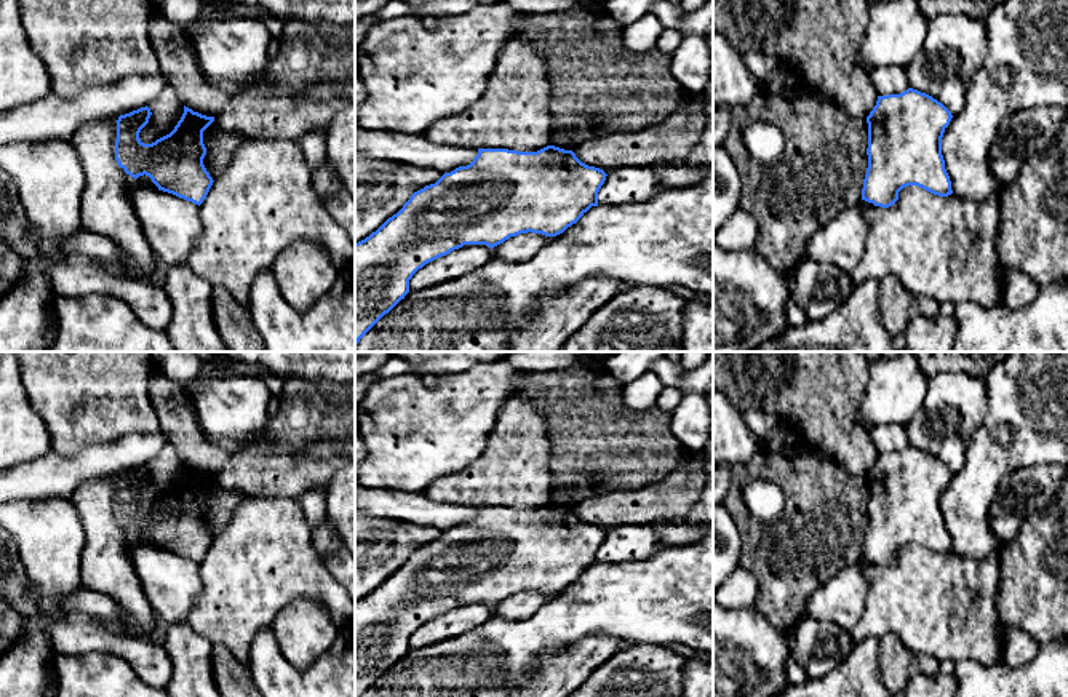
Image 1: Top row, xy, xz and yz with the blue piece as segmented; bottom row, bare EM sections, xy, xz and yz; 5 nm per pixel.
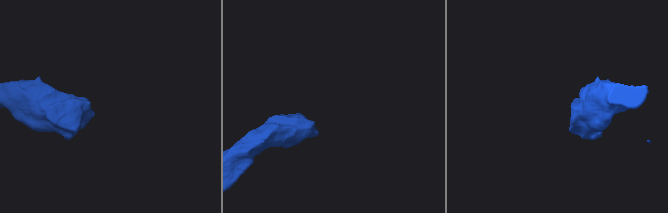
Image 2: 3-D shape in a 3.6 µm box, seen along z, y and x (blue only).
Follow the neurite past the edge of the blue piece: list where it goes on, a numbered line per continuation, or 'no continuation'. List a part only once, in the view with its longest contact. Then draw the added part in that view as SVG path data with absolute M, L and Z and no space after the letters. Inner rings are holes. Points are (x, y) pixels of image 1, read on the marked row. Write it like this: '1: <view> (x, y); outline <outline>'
no continuation

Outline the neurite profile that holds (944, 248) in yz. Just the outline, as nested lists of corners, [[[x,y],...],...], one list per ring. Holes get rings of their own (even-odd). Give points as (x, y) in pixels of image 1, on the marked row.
[[[918,185],[903,187],[899,200],[881,208],[862,200],[860,209],[868,222],[863,257],[851,273],[854,286],[868,278],[894,275],[915,297],[931,297],[938,304],[975,302],[1002,305],[1001,273],[1004,265],[996,251],[999,230],[999,193],[985,201],[934,195]]]

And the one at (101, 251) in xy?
[[[78,227],[75,233],[59,241],[59,251],[69,256],[85,256],[94,267],[120,270],[126,267],[123,251],[117,241],[104,233],[94,233]]]

